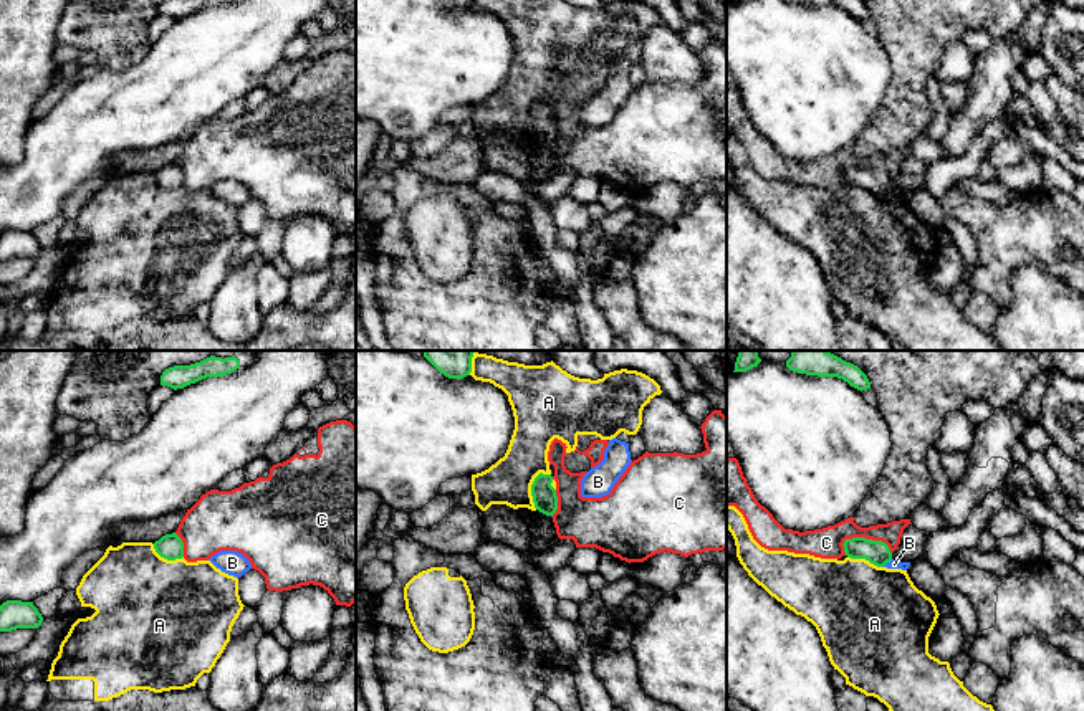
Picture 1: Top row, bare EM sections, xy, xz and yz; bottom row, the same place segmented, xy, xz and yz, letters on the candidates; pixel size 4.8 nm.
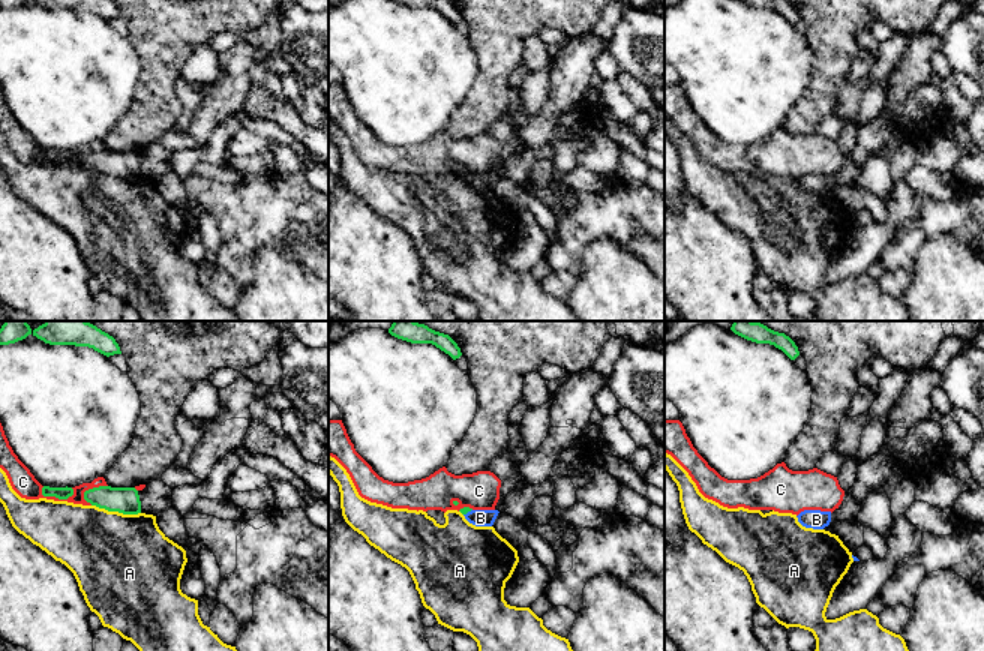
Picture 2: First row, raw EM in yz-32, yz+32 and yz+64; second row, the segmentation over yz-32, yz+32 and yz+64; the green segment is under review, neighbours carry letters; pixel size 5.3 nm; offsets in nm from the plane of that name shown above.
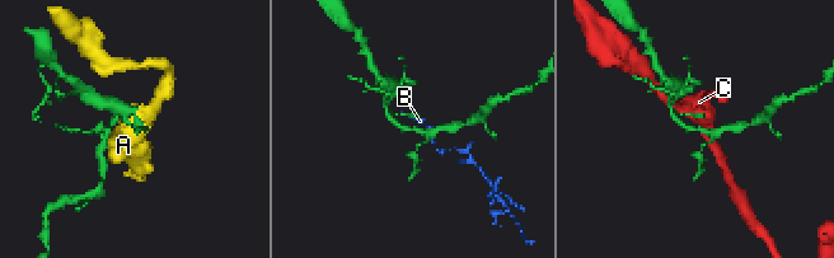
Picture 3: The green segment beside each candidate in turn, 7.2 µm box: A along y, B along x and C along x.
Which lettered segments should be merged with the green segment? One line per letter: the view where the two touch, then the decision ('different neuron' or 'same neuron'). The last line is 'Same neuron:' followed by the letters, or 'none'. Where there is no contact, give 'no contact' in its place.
A: meets green in xz; different neuron
B: meets green in yz; different neuron
C: meets green in yz; different neuron
Same neuron: none

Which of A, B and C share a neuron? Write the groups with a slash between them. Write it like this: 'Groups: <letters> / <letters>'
Groups: A / B / C

